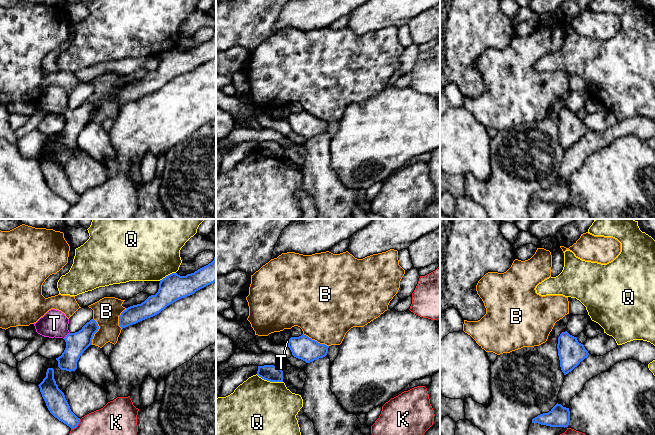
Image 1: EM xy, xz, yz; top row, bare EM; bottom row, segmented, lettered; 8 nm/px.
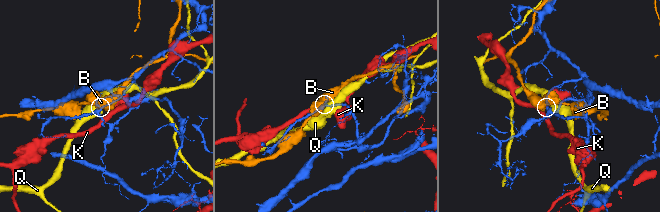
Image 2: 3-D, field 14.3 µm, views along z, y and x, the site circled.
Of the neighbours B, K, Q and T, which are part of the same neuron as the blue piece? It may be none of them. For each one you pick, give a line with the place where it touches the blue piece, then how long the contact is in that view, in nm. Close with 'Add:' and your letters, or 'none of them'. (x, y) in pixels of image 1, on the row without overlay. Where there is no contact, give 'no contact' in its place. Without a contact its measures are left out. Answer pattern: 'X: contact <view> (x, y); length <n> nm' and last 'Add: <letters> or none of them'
T: contact xy (67, 111); length 80 nm
Add: T

